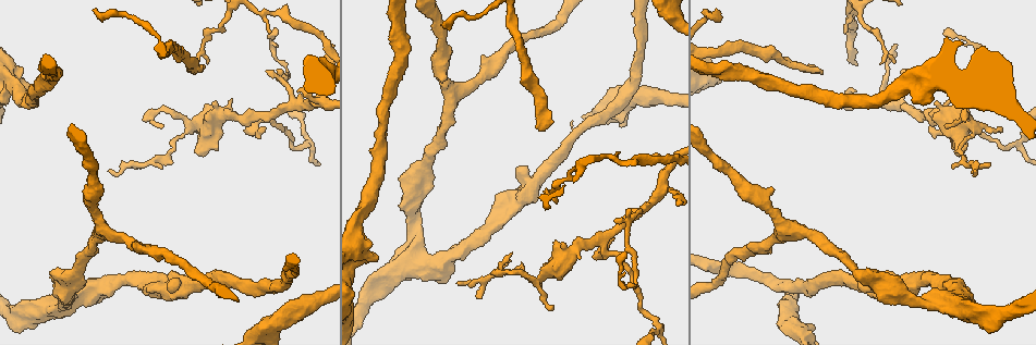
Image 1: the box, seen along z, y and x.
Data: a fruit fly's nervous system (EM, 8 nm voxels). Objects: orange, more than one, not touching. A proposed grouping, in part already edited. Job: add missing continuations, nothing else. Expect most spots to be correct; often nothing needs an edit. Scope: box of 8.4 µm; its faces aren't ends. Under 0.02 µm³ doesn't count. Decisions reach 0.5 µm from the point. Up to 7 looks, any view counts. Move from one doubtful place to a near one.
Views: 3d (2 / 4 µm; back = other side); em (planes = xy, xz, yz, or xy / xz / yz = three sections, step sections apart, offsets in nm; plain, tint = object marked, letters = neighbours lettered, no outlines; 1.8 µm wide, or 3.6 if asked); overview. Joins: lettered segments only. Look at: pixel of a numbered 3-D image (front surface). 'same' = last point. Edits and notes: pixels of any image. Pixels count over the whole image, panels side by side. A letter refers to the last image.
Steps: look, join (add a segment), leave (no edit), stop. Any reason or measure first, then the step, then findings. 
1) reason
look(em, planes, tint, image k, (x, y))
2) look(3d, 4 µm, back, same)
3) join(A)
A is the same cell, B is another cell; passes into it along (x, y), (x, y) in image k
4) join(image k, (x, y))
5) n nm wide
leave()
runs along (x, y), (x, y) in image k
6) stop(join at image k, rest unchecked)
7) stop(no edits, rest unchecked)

thin end
look(3d, 2 µm, image 1, (556, 200))

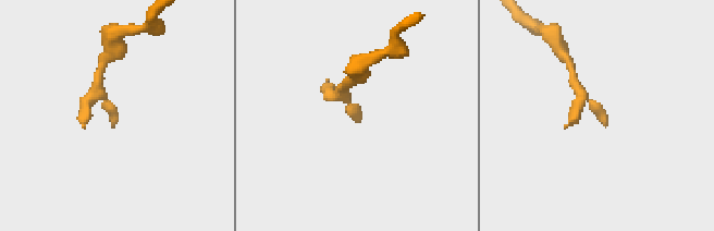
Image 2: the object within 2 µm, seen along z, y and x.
now the EM
look(em, xz, step 16, letters, image 2, (361, 116))

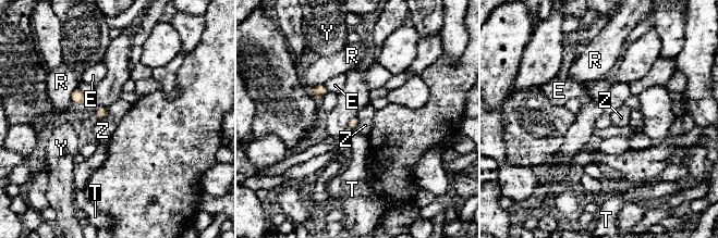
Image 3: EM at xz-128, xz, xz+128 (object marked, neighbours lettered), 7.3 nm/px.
leave()
E, R, T, Y and Z are other cells; no lettered segment goes on from it

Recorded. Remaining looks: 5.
branch stops here
look(3d, 2 µm, image 1, (543, 128))

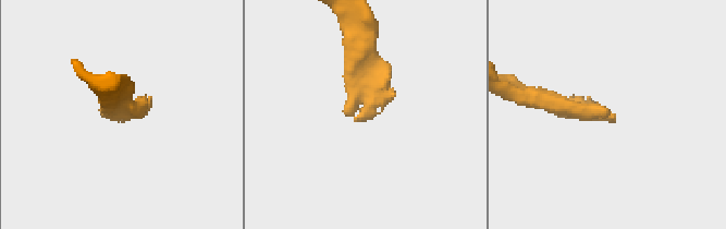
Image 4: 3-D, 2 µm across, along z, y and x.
shape alone is not enough
look(em, planes, letters, image 4, (128, 117))

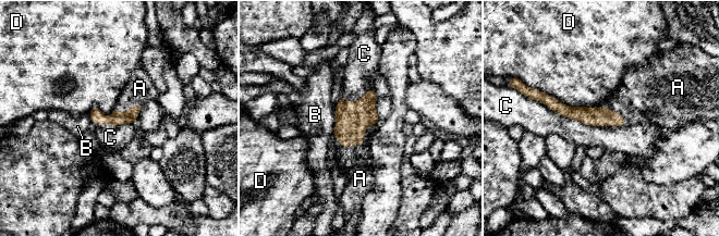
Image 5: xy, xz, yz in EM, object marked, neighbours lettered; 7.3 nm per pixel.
110 nm wide
join(A)
A is the same cell, B, C and D are other cells; passes into it along (357, 116), (360, 144), (360, 177) in image 5; it goes on there

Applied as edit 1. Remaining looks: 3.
look(overview)

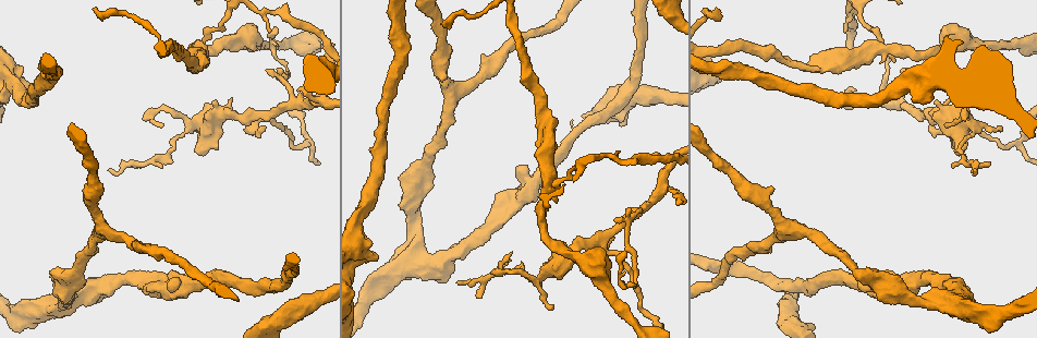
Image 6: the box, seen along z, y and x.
abrupt turn
look(em, planes, plain, image 6, (295, 101))

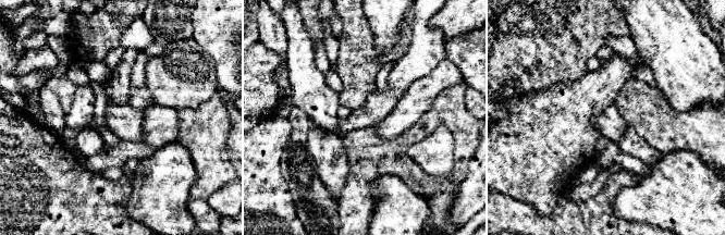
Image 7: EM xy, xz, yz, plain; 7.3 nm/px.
what lies round it
look(em, planes, letters, same)

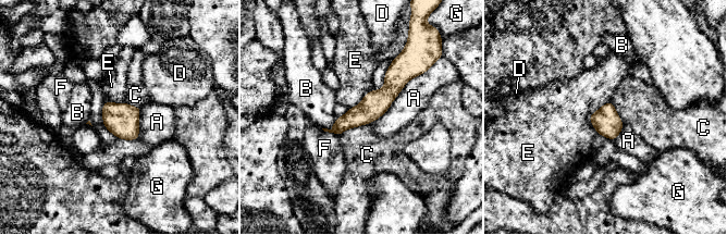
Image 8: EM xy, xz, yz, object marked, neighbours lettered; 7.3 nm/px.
A touches over 500 nm
leave()
A, B, C, D, E, F and G are other cells; runs along (403, 63), (365, 113), (334, 130) in image 8; no lettered segment goes on from it

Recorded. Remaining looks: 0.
stop(join at image 5, rest unchecked)

